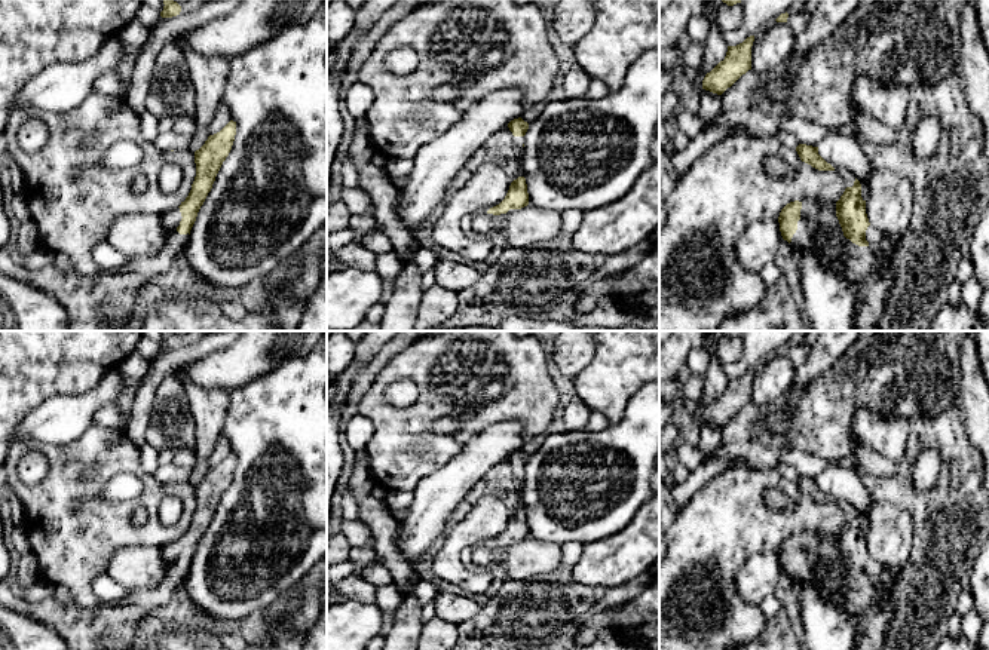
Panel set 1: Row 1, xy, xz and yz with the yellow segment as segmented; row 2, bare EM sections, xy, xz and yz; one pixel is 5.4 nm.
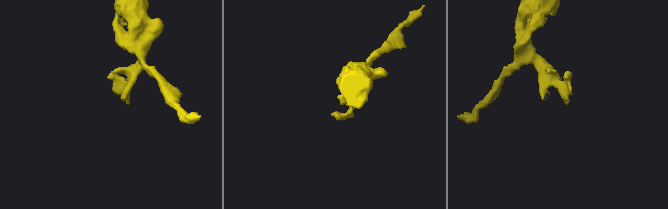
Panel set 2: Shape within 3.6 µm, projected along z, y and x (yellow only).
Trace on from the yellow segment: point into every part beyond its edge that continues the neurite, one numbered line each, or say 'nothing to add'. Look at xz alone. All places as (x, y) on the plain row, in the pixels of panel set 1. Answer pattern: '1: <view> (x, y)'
1: xz (502, 480)

